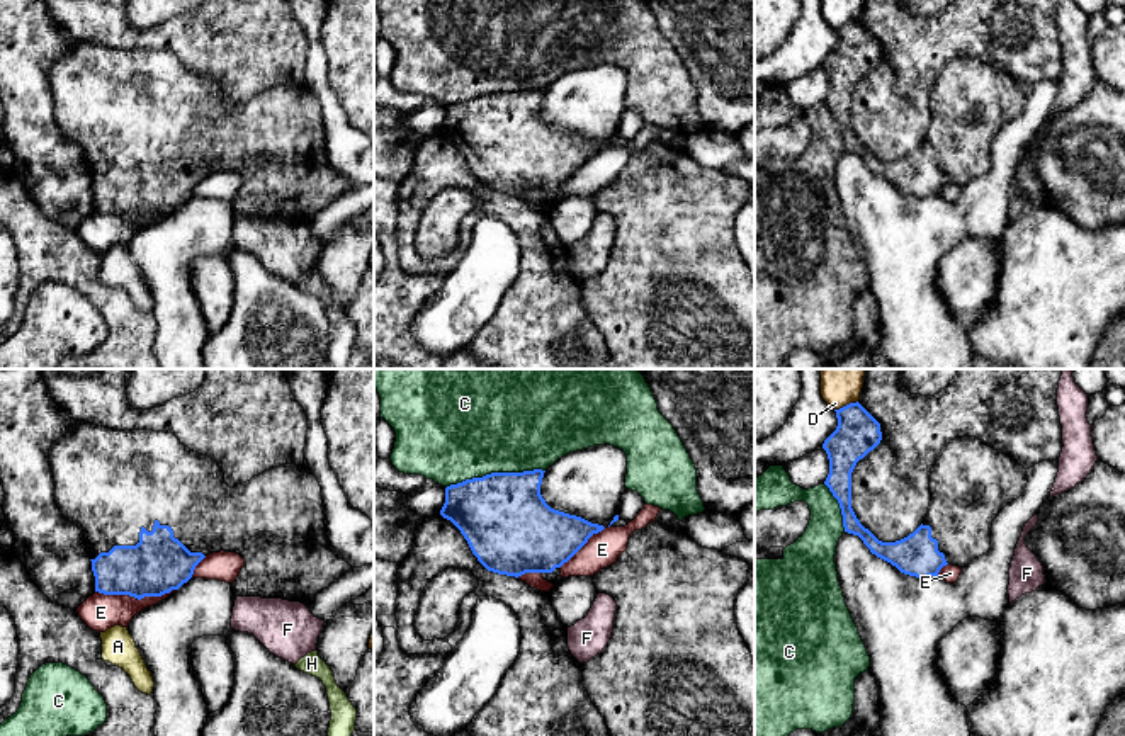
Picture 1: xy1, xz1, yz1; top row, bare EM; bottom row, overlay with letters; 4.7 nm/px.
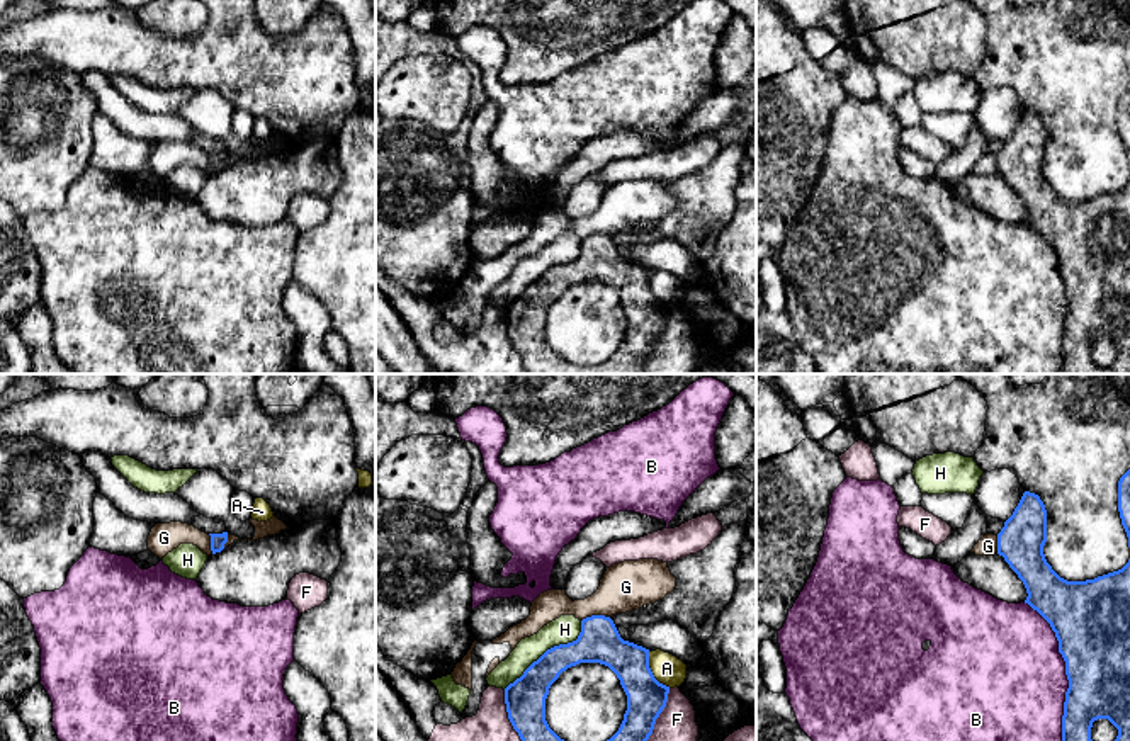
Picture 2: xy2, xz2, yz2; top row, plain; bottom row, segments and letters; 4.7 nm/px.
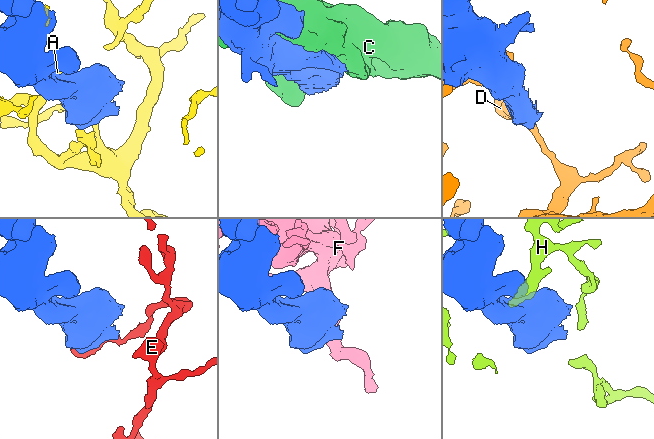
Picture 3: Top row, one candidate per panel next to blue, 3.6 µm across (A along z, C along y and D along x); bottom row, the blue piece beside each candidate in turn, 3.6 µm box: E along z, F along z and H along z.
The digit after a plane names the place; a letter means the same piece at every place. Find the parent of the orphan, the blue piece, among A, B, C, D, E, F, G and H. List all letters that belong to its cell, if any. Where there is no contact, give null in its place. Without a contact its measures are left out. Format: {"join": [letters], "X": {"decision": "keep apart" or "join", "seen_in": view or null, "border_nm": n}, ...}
{"join": [], "A": {"decision": "keep apart", "seen_in": "xz2", "border_nm": 200}, "B": {"decision": "keep apart", "seen_in": "yz2", "border_nm": 750}, "C": {"decision": "keep apart", "seen_in": "xz1", "border_nm": 480}, "D": {"decision": "keep apart", "seen_in": "yz1", "border_nm": 120}, "E": {"decision": "keep apart", "seen_in": "xy1", "border_nm": 380}, "F": {"decision": "keep apart", "seen_in": "xz2", "border_nm": 340}, "G": {"decision": "keep apart", "seen_in": "xz2", "border_nm": 140}, "H": {"decision": "keep apart", "seen_in": "xz2", "border_nm": 500}}

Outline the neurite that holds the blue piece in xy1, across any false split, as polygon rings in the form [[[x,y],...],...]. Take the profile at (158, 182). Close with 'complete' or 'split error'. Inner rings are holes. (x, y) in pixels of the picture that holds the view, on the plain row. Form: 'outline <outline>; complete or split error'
outline [[[71,39],[70,49],[49,68],[49,85],[56,124],[85,156],[99,212],[129,214],[138,219],[161,216],[187,202],[206,175],[221,170],[236,172],[245,178],[248,216],[304,223],[353,189],[328,165],[321,105],[304,83],[284,83],[229,107],[214,78],[190,70],[173,53],[114,49]]]; split error

